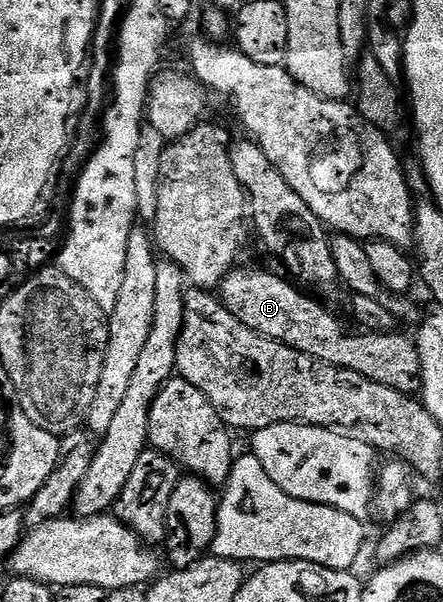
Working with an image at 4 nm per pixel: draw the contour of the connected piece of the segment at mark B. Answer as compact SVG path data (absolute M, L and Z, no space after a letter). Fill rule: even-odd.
M233 268L231 273L225 275L224 281L218 287L218 296L224 302L224 306L246 327L250 327L255 333L262 334L263 337L269 337L271 341L281 341L284 345L289 345L291 349L297 349L307 357L314 358L315 361L321 361L339 369L358 371L358 375L366 375L366 379L374 379L374 383L394 387L394 391L399 393L416 395L421 392L420 351L411 336L403 337L400 331L391 333L355 331L356 333L348 334L347 327L326 306L319 305L314 298L307 297L304 293L299 293L304 291L297 288L291 280L283 276L280 278L276 273L267 273L264 269L240 268Z

